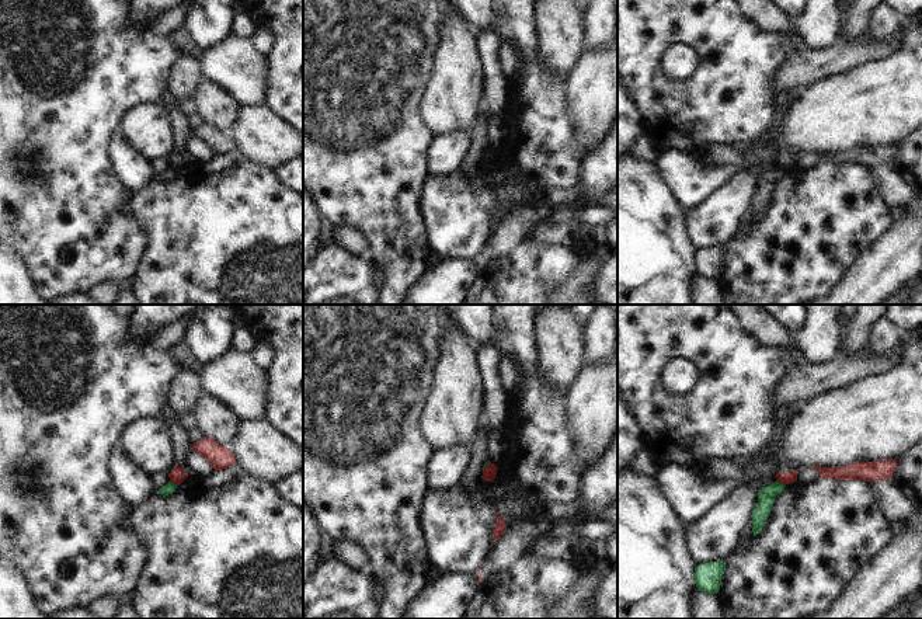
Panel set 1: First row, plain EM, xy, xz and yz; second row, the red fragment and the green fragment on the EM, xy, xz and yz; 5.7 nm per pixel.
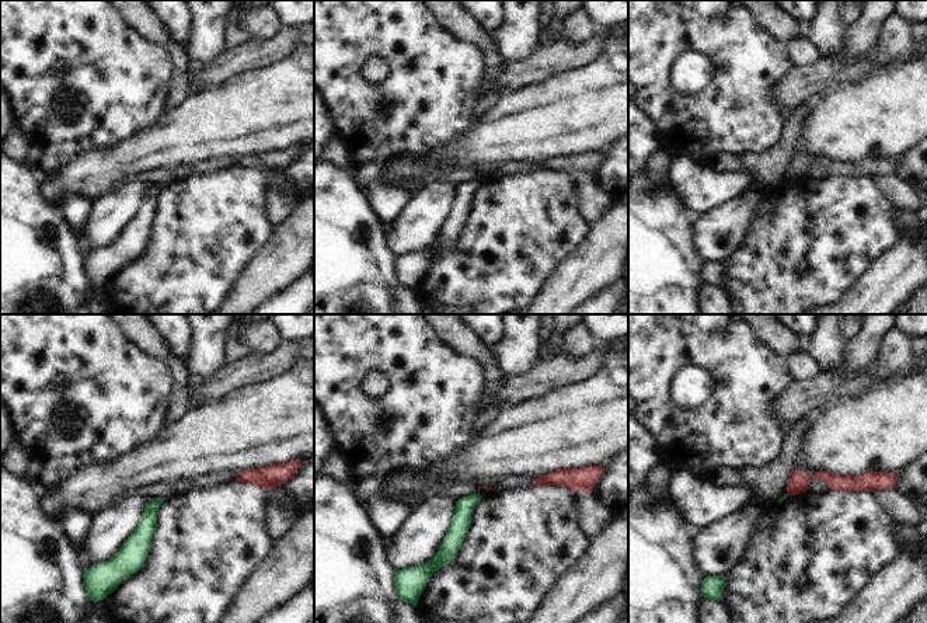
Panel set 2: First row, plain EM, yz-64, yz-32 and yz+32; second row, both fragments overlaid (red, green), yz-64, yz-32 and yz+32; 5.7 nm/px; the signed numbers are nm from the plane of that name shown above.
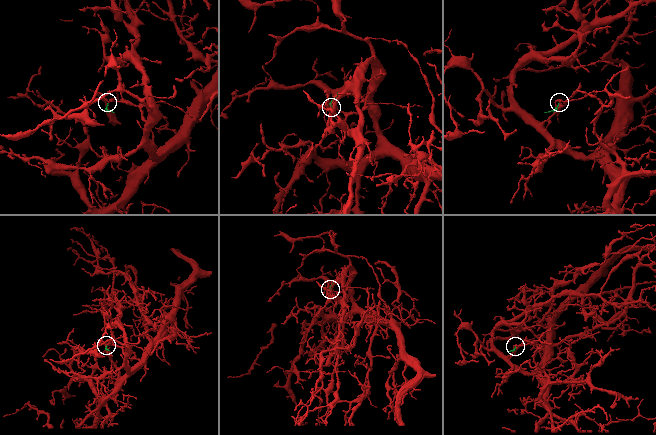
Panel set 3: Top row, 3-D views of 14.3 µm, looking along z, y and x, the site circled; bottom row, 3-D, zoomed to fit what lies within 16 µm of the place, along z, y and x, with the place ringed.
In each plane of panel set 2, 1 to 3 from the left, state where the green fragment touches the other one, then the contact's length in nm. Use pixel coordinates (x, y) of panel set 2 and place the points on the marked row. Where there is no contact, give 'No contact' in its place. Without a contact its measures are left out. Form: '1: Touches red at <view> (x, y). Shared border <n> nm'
1: No contact
2: No contact
3: Touches red at yz+32 (788, 493). Shared border 30 nm.

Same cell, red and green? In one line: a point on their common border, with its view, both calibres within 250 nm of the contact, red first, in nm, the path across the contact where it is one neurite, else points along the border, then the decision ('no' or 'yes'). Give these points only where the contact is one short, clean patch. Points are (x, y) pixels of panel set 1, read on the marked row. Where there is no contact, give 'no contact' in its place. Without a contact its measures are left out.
yz (780, 482) | 80/100 nm | along yz (776, 480), (785, 486) | no

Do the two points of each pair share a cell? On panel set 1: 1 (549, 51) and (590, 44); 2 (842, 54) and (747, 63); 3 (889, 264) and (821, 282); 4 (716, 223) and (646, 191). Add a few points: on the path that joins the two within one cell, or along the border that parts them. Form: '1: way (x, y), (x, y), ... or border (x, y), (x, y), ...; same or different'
1: border (581, 14), (583, 52); different
2: border (787, 56), (775, 77), (773, 90); different
3: border (863, 250), (832, 289); different
4: border (684, 211), (688, 237), (693, 243); different

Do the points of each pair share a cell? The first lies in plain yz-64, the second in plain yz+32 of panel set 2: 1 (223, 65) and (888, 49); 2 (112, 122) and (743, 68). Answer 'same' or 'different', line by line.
1: different
2: same

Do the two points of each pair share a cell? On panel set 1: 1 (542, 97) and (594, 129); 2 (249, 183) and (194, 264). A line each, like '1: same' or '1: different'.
1: different
2: same

